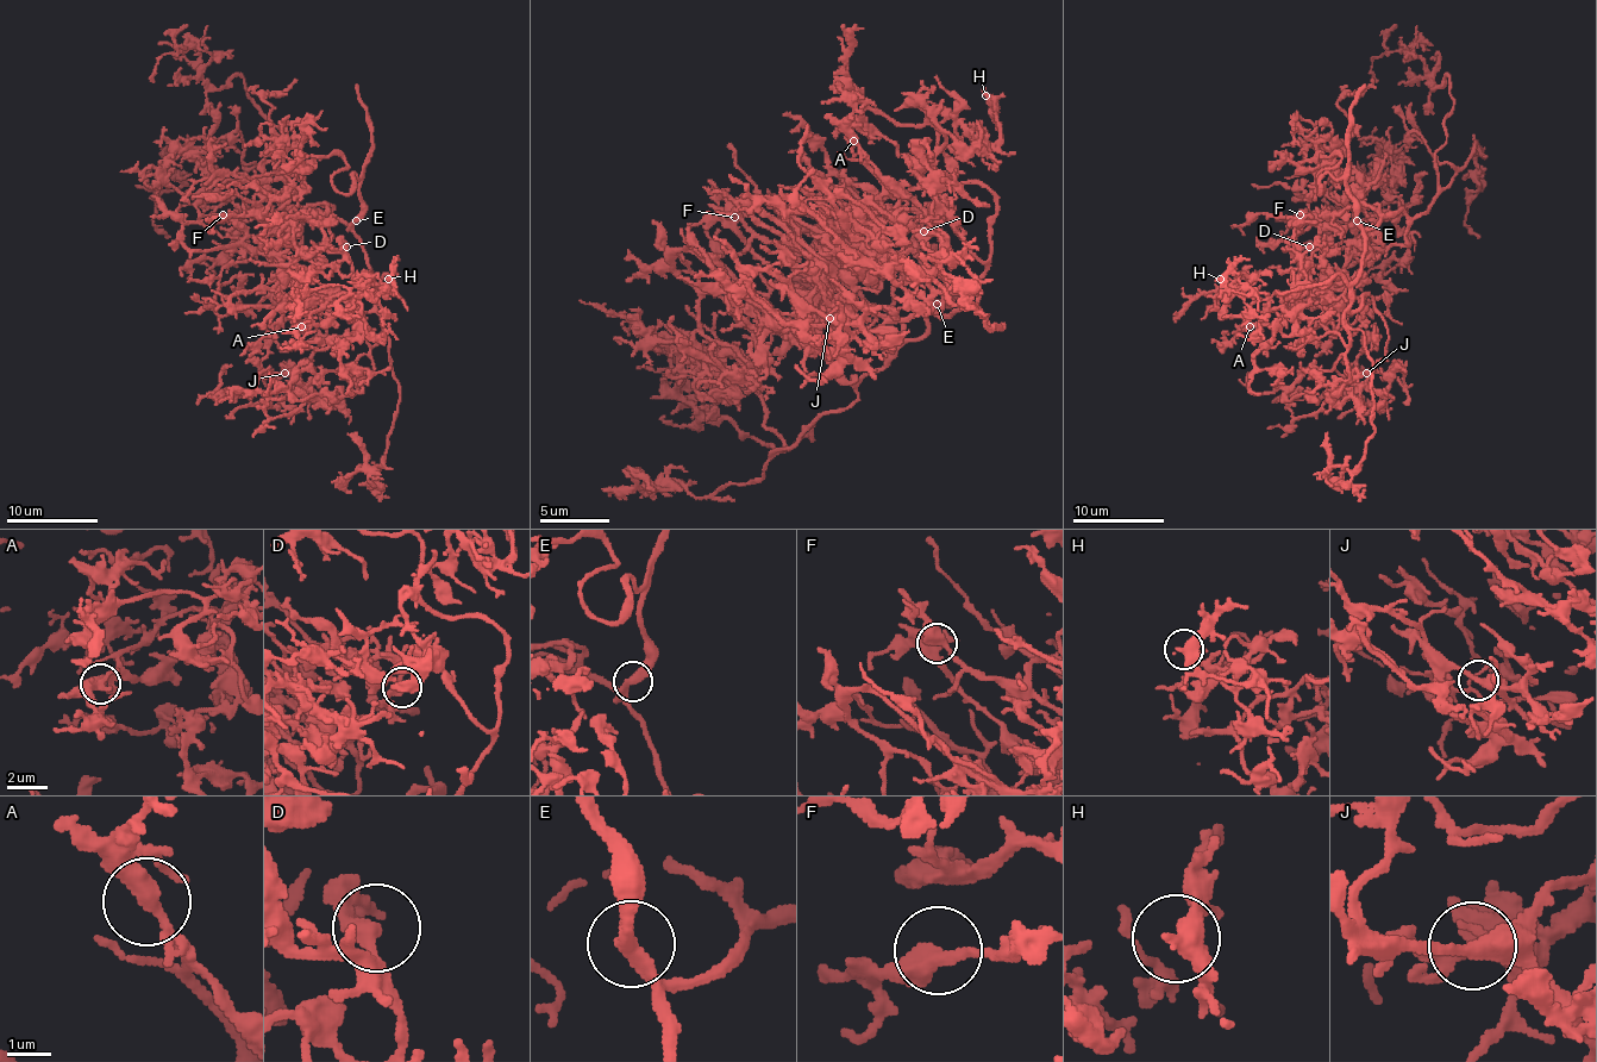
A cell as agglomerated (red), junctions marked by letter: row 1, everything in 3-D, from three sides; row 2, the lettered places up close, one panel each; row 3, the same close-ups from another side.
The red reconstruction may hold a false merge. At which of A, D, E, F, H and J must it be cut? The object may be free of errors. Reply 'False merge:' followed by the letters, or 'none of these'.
False merge: none of these

